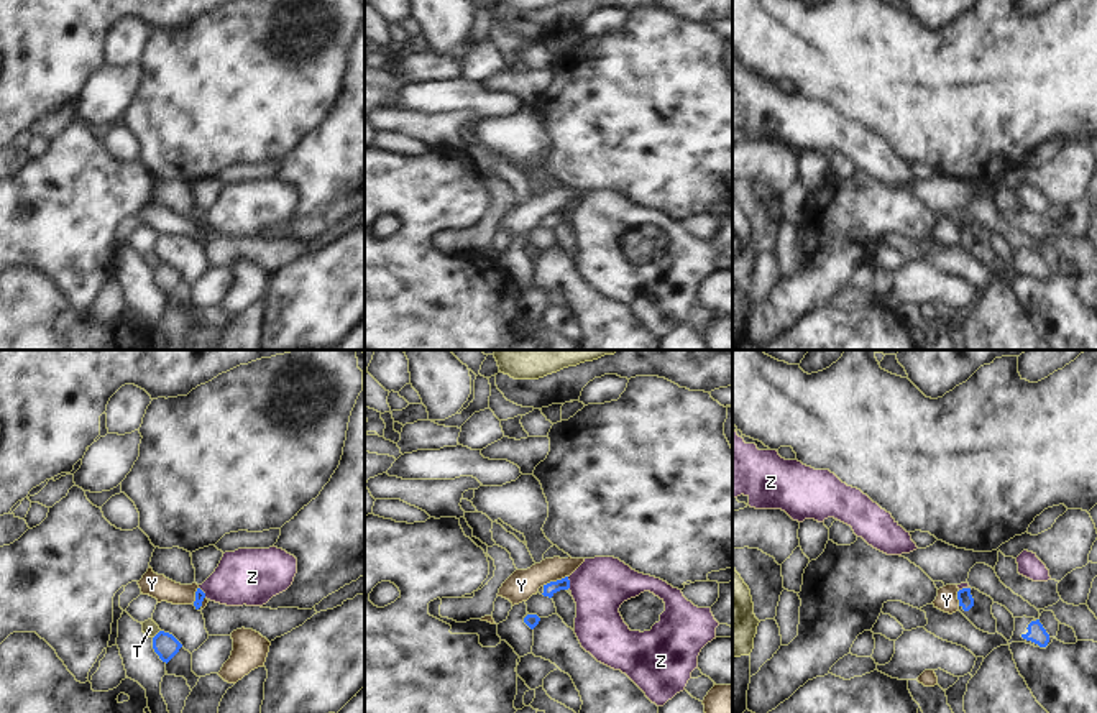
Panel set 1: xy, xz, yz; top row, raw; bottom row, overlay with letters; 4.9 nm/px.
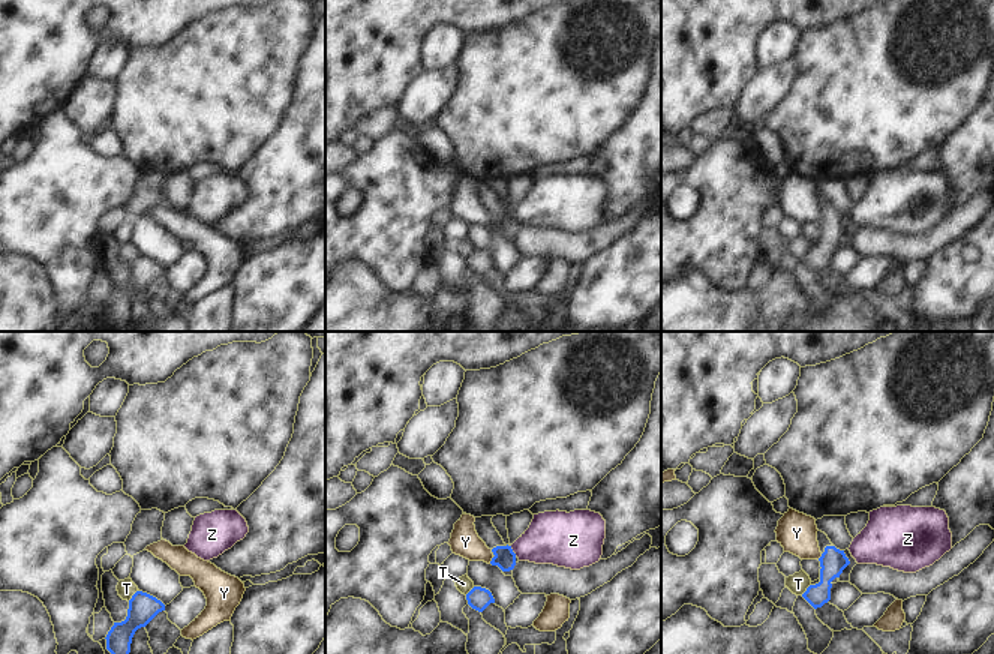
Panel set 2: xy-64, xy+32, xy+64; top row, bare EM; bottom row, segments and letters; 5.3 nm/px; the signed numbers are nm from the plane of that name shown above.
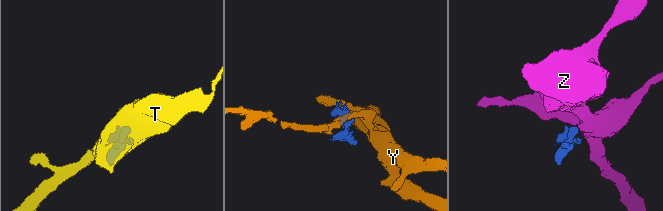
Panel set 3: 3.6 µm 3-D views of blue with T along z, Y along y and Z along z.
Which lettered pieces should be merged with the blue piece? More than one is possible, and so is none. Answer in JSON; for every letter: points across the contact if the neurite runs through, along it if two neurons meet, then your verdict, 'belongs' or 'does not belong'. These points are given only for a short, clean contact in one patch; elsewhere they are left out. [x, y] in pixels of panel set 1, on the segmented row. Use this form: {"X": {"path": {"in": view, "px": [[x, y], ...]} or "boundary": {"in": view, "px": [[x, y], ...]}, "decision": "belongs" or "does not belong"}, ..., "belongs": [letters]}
{"T": {"decision": "does not belong"}, "Y": {"boundary": {"in": "xz", "px": [[567, 575], [542, 585]]}, "decision": "does not belong"}, "Z": {"boundary": {"in": "xz", "px": [[567, 577], [569, 588]]}, "decision": "does not belong"}, "belongs": []}

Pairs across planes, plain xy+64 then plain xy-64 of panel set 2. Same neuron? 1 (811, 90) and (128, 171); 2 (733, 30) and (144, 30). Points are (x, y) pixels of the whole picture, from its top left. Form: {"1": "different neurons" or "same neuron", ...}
{"1": "different neurons", "2": "same neuron"}

